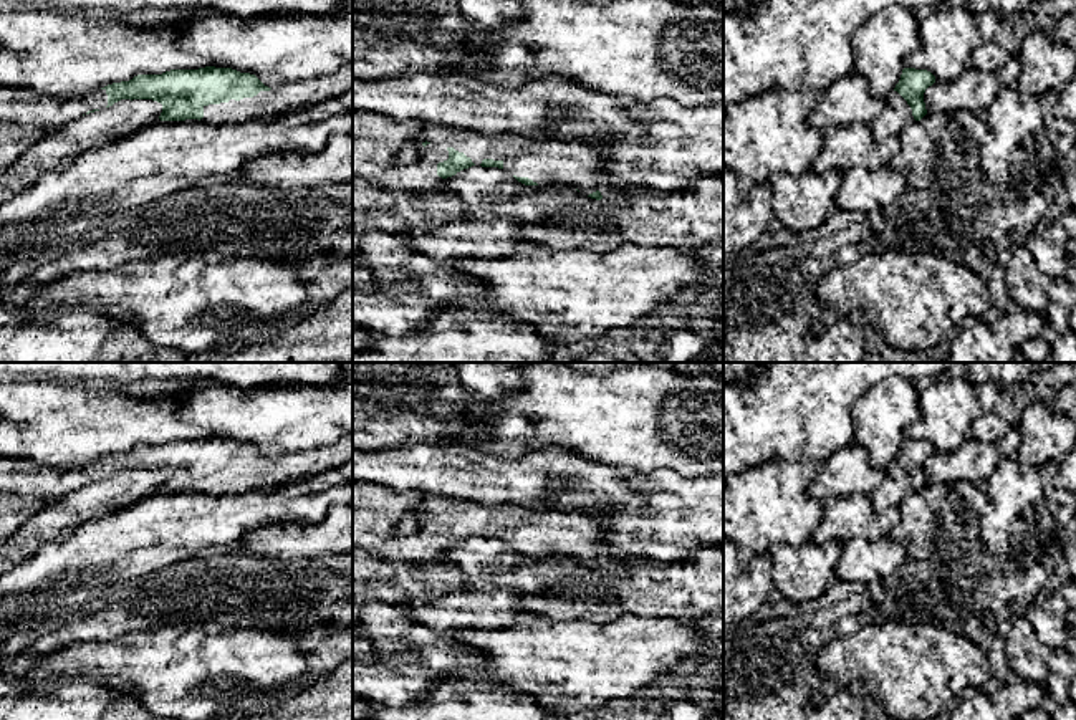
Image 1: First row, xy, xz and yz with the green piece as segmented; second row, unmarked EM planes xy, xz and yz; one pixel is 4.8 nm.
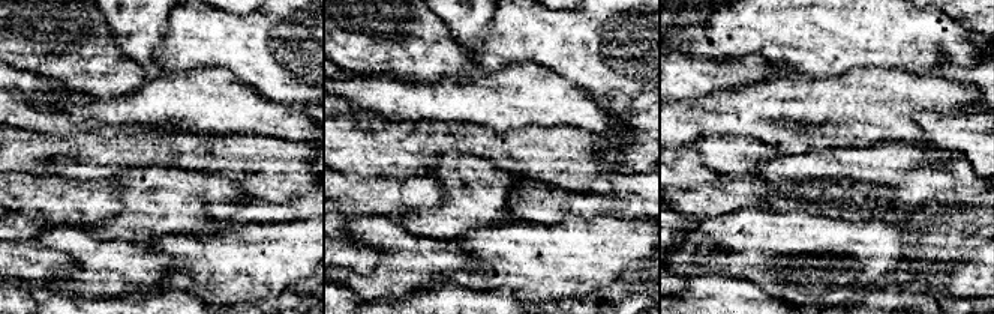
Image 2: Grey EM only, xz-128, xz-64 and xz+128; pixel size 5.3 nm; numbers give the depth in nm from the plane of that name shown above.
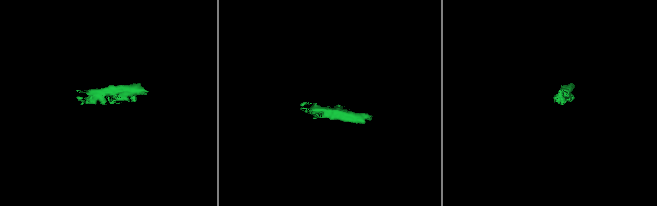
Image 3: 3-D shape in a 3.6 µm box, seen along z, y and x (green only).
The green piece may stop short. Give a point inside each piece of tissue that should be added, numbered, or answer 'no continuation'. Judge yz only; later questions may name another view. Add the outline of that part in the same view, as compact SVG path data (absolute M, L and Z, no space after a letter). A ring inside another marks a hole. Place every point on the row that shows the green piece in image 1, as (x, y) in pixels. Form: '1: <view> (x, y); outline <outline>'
1: yz (896, 116); outline M892 91L884 101L882 113L871 124L874 137L881 142L891 136L899 136L915 121L910 106L897 91Z

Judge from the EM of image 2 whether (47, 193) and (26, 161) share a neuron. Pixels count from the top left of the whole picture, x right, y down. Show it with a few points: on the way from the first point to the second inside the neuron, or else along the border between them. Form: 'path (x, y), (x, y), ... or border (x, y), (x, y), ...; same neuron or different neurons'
border (15, 170), (44, 175); different neurons

